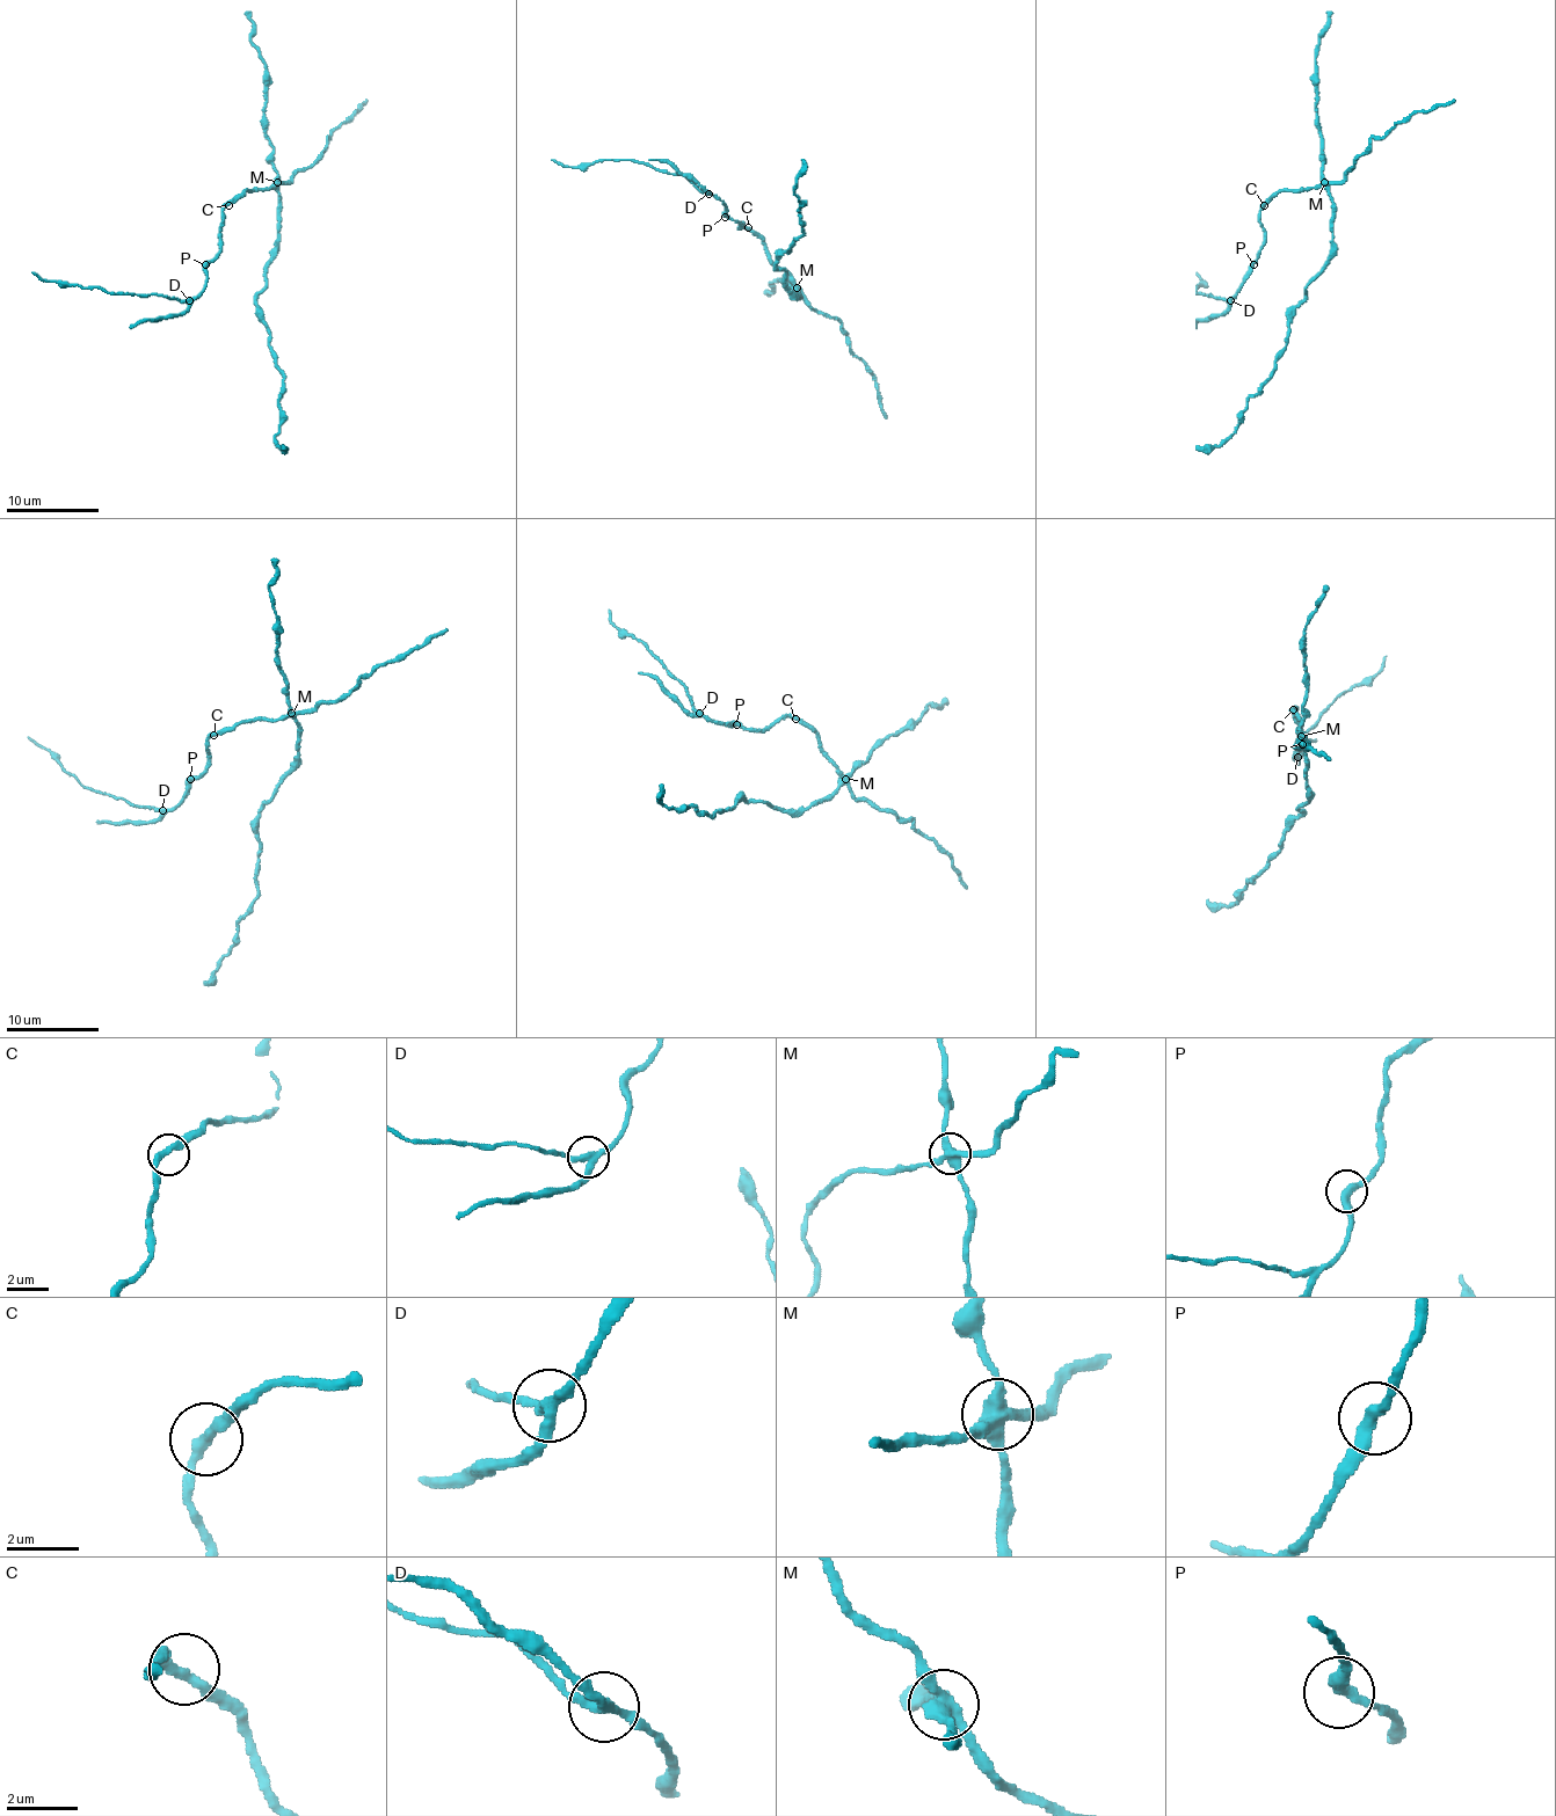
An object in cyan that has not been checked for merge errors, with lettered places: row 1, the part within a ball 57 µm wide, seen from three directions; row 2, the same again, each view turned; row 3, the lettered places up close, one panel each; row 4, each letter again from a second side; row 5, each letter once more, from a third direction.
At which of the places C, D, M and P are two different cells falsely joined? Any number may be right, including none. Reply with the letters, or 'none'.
D, M

